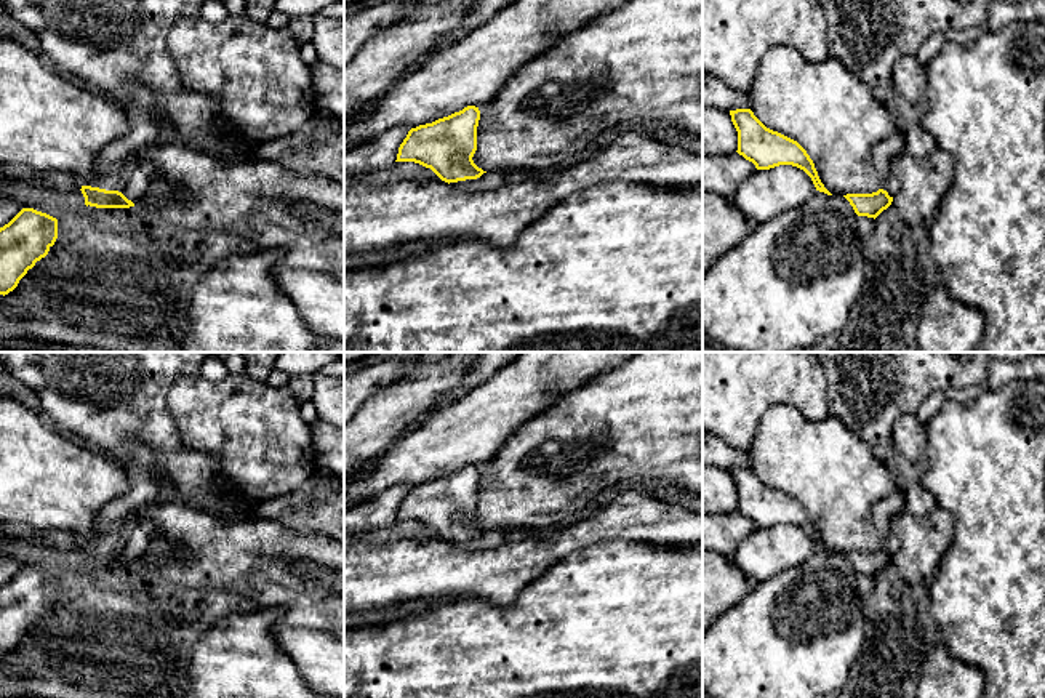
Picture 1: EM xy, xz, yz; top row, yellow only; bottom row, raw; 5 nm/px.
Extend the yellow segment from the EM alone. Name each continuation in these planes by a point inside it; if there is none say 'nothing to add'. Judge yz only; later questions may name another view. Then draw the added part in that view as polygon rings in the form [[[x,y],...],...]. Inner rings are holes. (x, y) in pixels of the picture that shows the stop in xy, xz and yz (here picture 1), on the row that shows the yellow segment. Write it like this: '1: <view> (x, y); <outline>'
1: yz (887, 149); [[[901,128],[895,134],[877,142],[872,149],[872,165],[882,179],[882,189],[887,191],[890,197],[895,197],[899,192],[898,181],[891,174],[891,160],[903,152],[906,150]]]

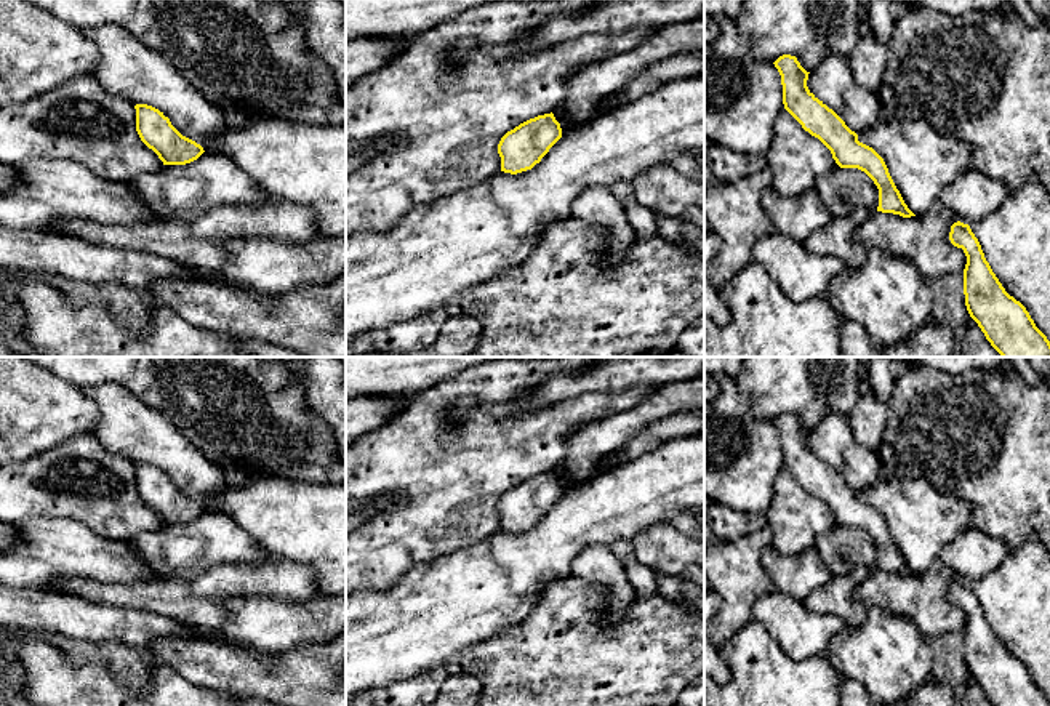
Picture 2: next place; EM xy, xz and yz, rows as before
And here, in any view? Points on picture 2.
nothing to add

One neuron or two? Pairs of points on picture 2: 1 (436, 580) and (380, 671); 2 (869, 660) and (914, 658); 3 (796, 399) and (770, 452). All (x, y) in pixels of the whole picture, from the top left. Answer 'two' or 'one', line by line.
1: one
2: one
3: two

